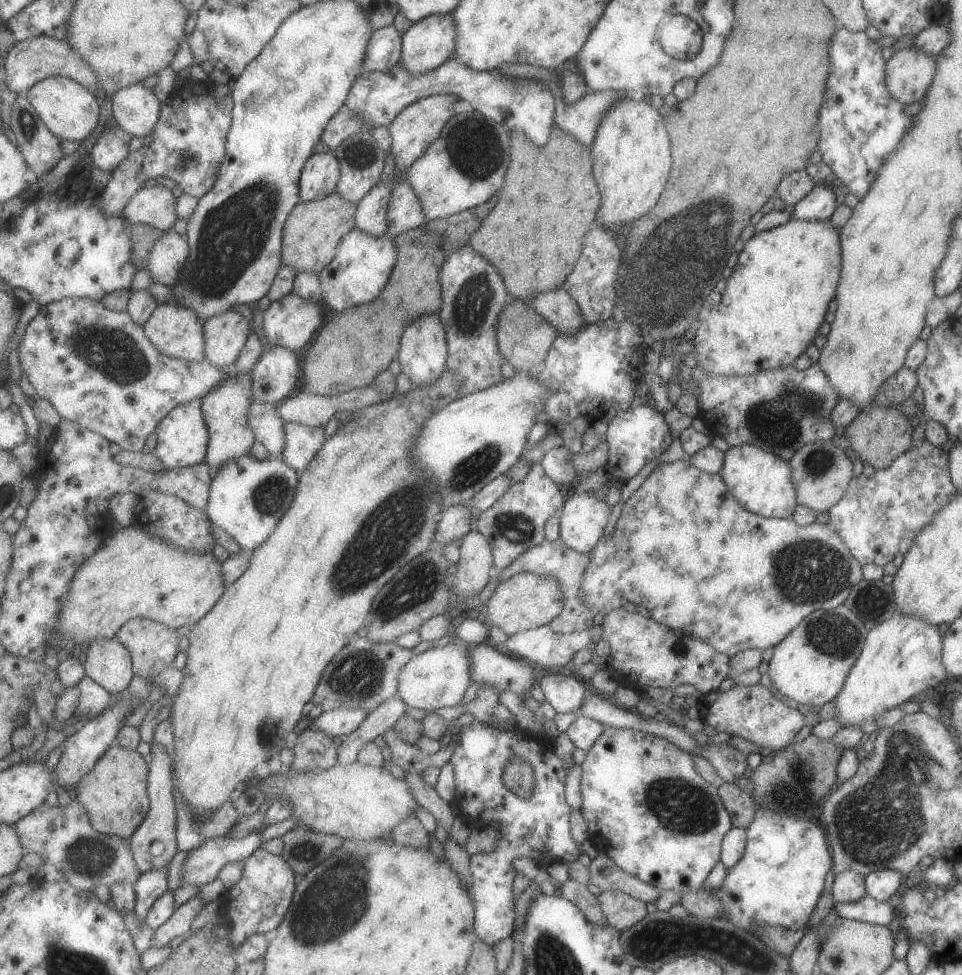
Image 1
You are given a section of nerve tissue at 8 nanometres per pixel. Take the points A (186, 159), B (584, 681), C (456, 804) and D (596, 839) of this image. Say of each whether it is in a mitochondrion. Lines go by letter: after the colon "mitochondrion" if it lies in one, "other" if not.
A: other
B: other
C: other
D: other

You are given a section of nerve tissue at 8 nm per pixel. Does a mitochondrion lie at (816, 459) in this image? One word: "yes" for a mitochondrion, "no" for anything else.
yes

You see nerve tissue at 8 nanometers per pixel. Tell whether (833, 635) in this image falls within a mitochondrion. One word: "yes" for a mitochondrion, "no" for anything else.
yes

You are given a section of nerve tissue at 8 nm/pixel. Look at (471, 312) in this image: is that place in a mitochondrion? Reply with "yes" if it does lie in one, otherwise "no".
yes

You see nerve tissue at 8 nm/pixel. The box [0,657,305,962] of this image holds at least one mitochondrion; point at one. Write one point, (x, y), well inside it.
(90, 859)

